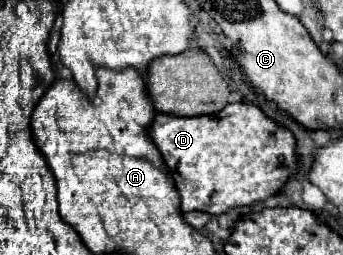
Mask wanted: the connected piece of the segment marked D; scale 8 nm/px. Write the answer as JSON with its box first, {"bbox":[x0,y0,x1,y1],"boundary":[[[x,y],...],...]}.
{"bbox":[151,104,297,214],"boundary":[[[227,104],[219,114],[193,118],[157,114],[155,122],[151,122],[151,138],[155,138],[155,146],[159,146],[163,162],[167,162],[167,170],[171,170],[171,176],[175,178],[175,188],[181,198],[179,206],[183,206],[183,212],[199,210],[207,214],[221,214],[229,208],[253,206],[259,200],[275,196],[297,170],[293,134],[267,118],[255,104]]]}

